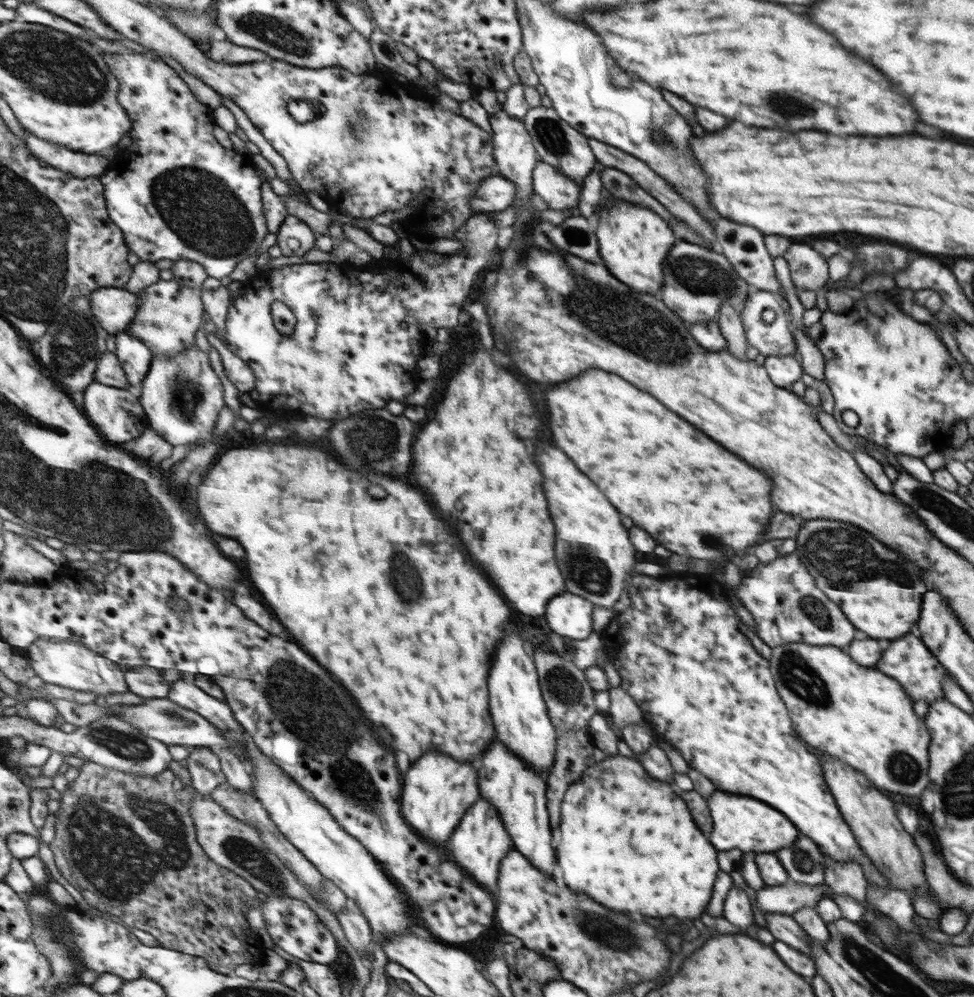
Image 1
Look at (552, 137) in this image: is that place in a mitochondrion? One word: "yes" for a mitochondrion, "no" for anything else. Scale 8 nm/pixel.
yes

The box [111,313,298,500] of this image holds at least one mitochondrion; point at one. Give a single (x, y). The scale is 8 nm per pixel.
(187, 395)

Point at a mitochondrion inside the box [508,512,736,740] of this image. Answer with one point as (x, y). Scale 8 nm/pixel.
(590, 573)

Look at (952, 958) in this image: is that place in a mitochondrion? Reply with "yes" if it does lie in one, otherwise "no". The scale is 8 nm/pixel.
no

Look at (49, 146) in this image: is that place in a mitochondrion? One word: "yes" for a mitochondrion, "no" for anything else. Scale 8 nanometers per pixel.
no

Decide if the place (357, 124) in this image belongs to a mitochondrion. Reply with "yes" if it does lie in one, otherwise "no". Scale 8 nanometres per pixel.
yes

